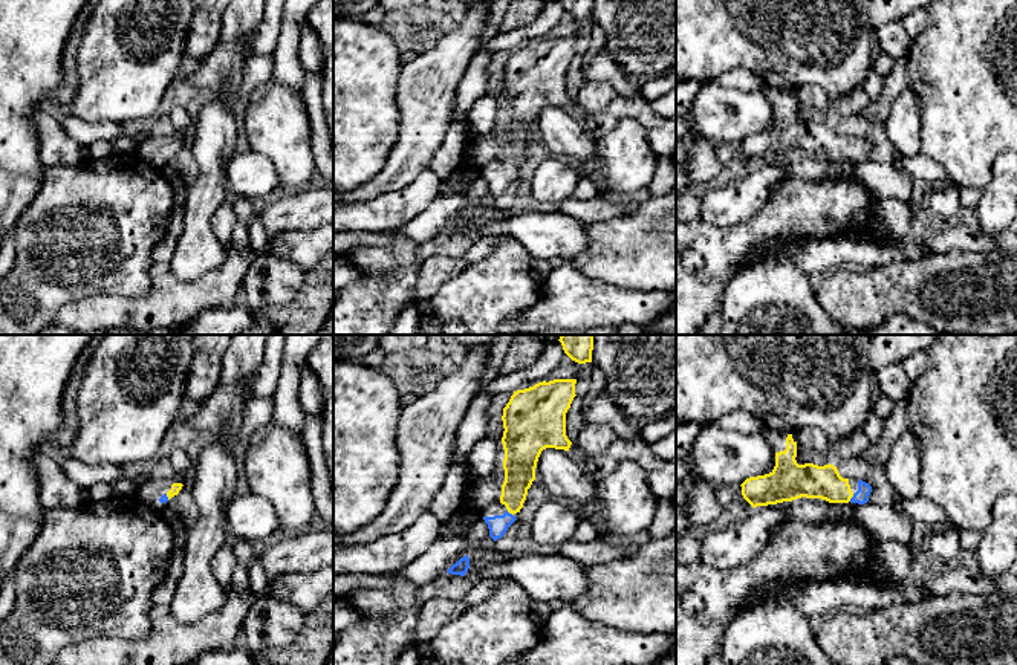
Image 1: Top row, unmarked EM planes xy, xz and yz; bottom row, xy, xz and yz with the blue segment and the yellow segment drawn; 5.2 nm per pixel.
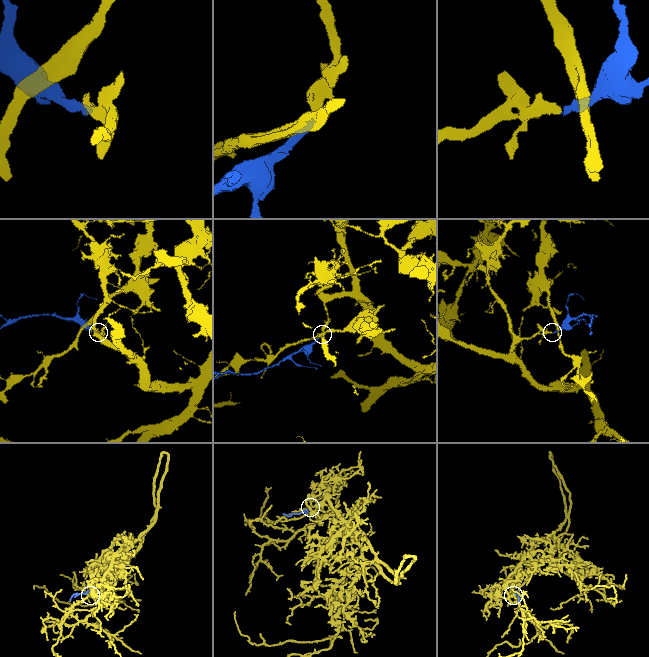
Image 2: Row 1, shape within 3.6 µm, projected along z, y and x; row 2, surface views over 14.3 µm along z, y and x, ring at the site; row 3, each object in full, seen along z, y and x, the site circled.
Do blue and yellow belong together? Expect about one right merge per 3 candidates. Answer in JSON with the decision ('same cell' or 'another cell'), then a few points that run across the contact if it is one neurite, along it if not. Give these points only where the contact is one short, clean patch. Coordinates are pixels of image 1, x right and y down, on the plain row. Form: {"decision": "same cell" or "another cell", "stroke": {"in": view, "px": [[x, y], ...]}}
{"decision": "same cell", "stroke": {"in": "yz", "px": [[861, 153], [852, 155], [825, 139], [809, 138]]}}

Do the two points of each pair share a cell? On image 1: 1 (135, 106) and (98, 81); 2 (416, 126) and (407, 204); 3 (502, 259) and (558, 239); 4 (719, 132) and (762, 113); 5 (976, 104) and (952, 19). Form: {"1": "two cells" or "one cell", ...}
{"1": "one cell", "2": "two cells", "3": "two cells", "4": "one cell", "5": "one cell"}

